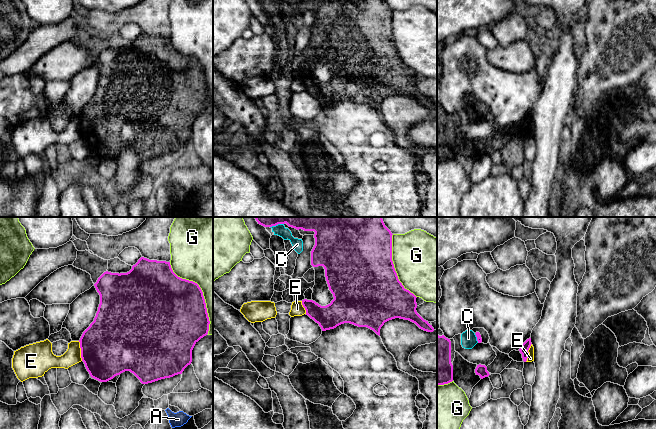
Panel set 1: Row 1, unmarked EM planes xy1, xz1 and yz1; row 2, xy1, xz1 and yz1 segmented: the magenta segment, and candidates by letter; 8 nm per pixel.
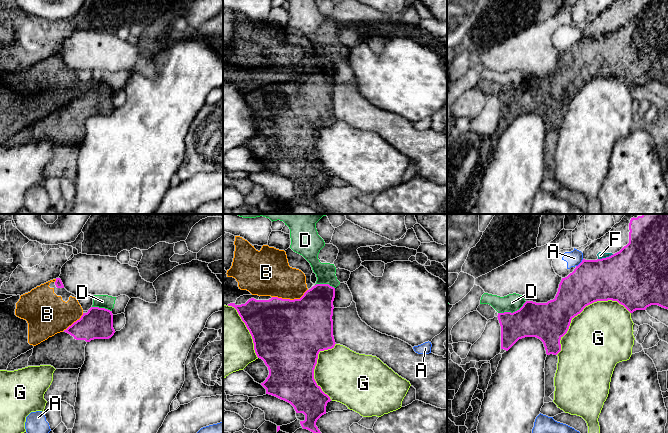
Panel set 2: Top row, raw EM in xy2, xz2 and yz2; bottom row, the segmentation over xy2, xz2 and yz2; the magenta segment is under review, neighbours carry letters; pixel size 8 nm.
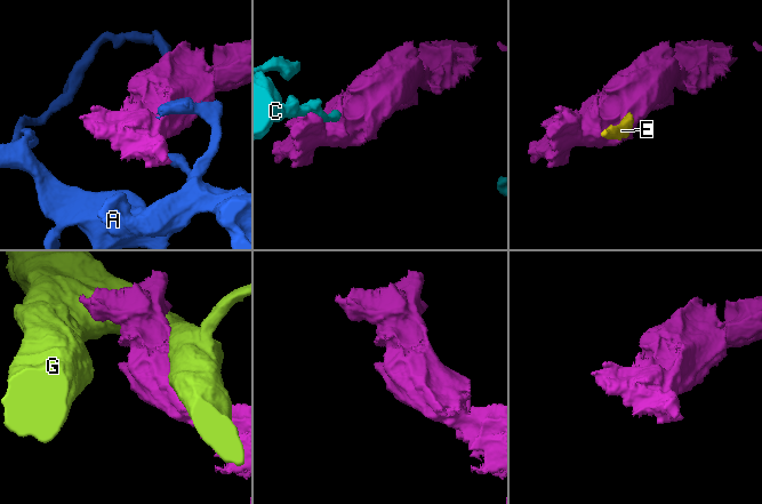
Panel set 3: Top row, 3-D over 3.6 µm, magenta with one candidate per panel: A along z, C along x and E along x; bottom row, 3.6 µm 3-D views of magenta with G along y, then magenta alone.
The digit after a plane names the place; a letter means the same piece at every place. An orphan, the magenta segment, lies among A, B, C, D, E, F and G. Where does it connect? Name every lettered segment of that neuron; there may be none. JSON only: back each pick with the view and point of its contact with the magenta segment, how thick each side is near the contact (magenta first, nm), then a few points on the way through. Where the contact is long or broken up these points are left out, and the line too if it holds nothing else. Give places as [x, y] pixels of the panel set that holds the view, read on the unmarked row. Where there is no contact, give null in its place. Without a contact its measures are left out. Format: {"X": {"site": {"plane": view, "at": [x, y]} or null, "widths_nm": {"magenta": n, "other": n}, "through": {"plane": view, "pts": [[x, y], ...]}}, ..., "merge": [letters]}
{"merge": []}

